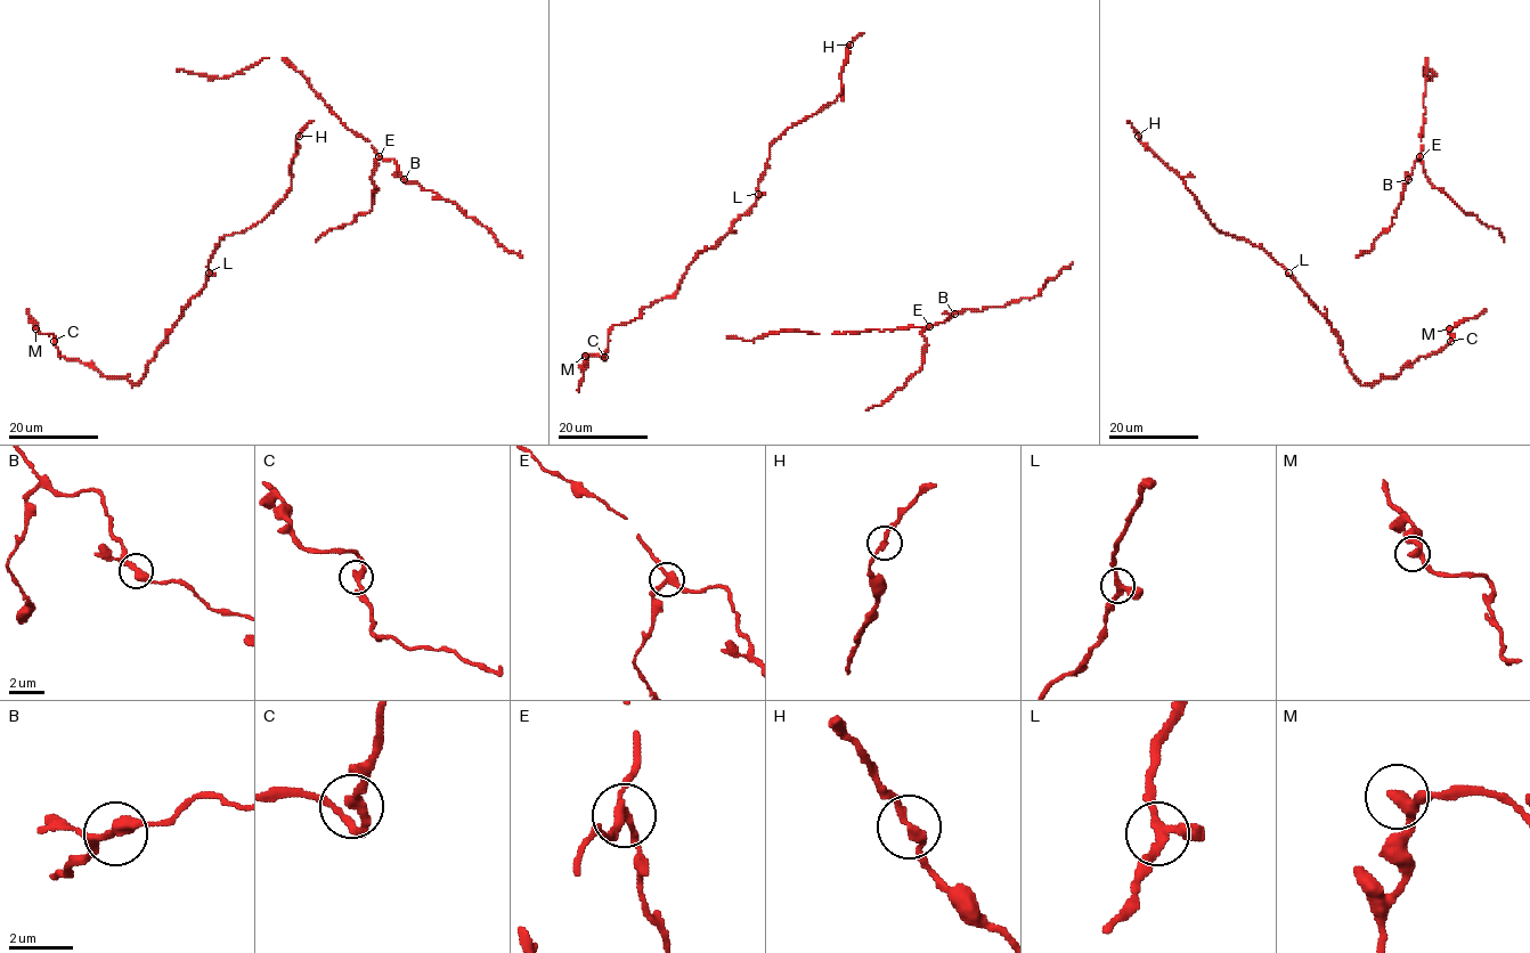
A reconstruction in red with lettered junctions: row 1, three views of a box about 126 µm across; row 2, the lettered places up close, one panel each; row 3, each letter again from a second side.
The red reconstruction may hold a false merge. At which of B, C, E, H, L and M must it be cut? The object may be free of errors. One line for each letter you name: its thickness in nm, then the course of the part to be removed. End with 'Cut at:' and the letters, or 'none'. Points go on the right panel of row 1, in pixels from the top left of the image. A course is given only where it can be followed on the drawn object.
E: Thickness 240 nm. Course of the part to remove: (1421, 157), (1429, 180), (1462, 210), (1498, 229), (1504, 242)
Cut at: E

